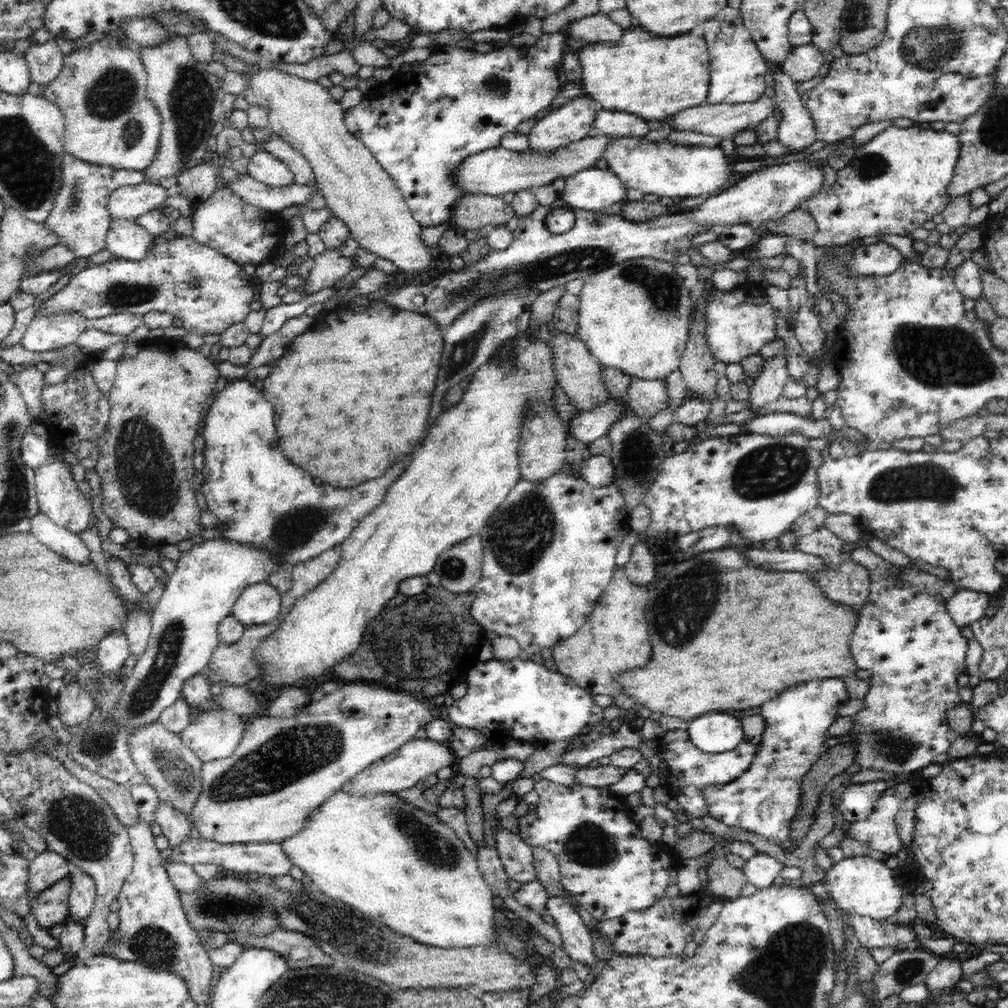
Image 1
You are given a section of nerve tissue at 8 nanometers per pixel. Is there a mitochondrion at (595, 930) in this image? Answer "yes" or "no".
no

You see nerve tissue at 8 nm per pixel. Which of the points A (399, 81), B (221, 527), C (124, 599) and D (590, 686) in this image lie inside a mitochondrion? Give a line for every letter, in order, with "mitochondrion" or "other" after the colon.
A: other
B: other
C: other
D: other

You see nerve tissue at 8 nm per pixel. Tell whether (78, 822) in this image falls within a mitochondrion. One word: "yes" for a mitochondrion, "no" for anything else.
yes

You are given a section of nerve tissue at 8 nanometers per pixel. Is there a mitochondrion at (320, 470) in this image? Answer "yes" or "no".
no

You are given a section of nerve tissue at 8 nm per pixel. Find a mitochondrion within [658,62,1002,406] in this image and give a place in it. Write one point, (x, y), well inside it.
(940, 357)

